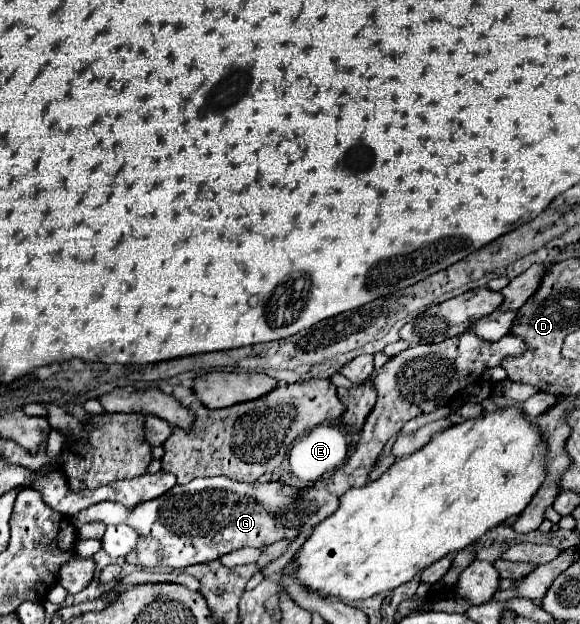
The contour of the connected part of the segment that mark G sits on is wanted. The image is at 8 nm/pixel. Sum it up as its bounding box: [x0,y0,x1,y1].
[69,333,525,567]

